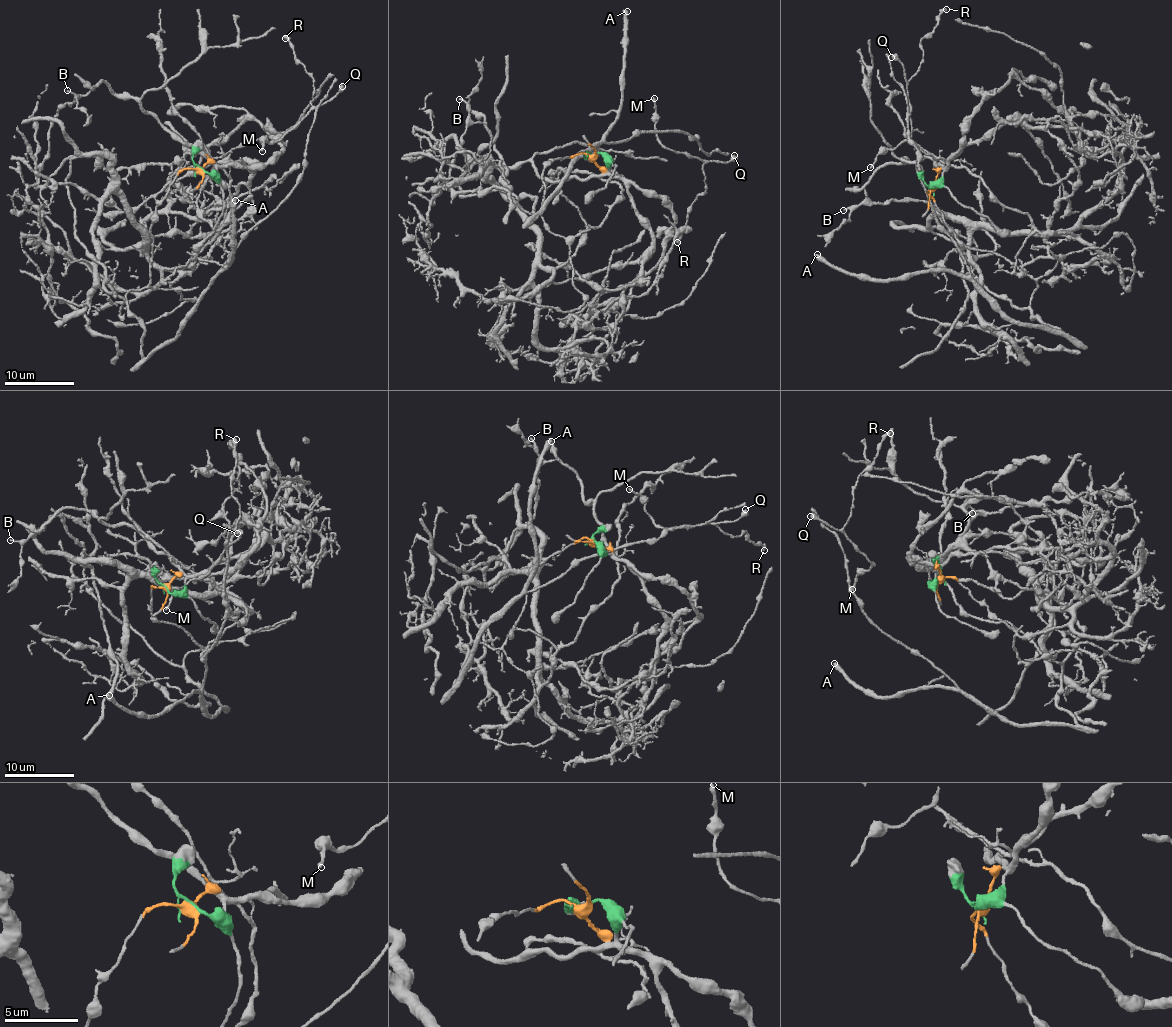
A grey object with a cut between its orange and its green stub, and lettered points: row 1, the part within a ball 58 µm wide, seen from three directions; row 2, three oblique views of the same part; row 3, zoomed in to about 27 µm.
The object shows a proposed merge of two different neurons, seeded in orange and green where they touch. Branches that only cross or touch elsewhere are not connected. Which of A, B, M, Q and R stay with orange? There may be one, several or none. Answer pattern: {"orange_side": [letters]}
{"orange_side": ["A", "B", "M", "Q", "R"]}

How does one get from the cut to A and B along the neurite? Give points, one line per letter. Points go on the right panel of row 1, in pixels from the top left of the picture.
A: (929, 186), (953, 235), (1032, 276), (1030, 314), (1068, 337), (1013, 322), (969, 278), (860, 280), (816, 253)
B: (929, 186), (953, 235), (1032, 276), (1025, 309), (983, 287), (976, 246), (927, 202), (844, 209)

